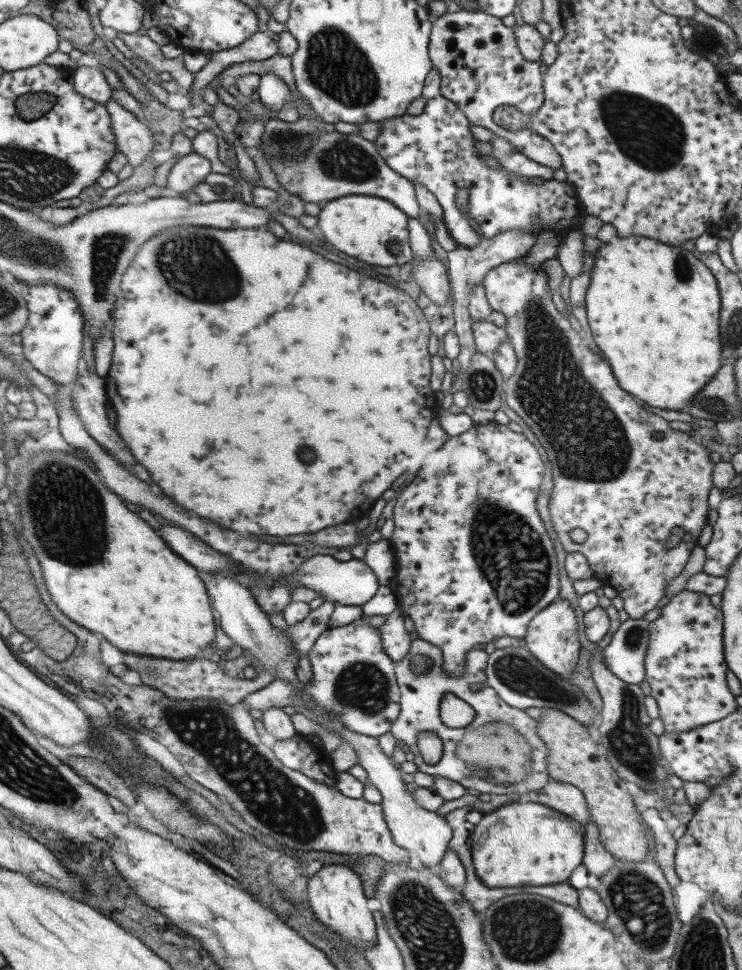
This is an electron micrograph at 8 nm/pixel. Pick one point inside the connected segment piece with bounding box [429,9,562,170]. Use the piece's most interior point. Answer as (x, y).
(481, 68)

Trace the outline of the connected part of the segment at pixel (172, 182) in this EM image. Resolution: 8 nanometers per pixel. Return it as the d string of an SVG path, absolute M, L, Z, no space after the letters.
M189 153L173 165L167 177L167 192L178 194L189 193L194 186L204 182L204 178L212 173L212 164L208 158L198 153Z

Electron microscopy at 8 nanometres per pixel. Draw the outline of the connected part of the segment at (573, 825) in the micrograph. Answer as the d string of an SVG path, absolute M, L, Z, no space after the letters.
M515 802L492 814L484 814L471 832L470 852L476 874L486 886L548 886L568 880L584 862L585 825L534 802Z

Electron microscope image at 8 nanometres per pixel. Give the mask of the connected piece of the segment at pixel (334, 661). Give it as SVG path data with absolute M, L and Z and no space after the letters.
M362 614L362 616L354 620L354 622L351 622L346 626L328 628L324 630L320 636L318 636L318 640L316 640L316 642L314 642L314 646L312 646L312 650L310 650L310 652L306 655L310 661L313 675L312 679L310 679L308 683L304 683L304 692L312 698L312 702L314 702L318 708L322 708L322 710L324 710L324 712L328 712L328 714L338 716L338 718L340 718L340 722L344 724L344 728L348 728L348 730L352 730L352 732L356 732L356 734L364 734L372 736L372 738L377 738L378 736L382 736L382 734L386 734L386 732L391 729L392 723L398 718L401 711L401 692L395 675L395 661L393 661L390 656L386 654L386 651L384 651L382 637L380 637L380 629L372 627L368 623L366 617L368 616L364 616L364 614Z

